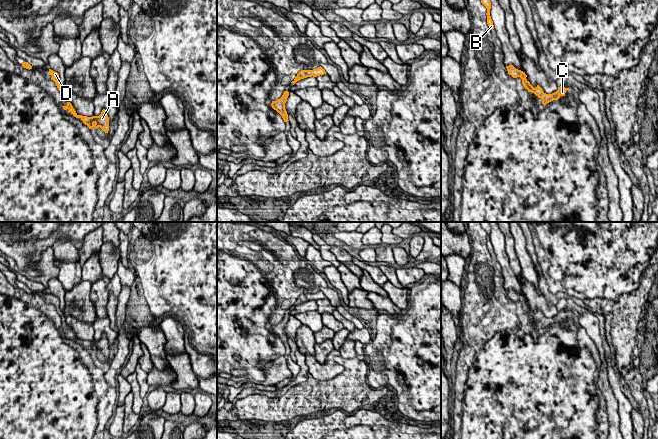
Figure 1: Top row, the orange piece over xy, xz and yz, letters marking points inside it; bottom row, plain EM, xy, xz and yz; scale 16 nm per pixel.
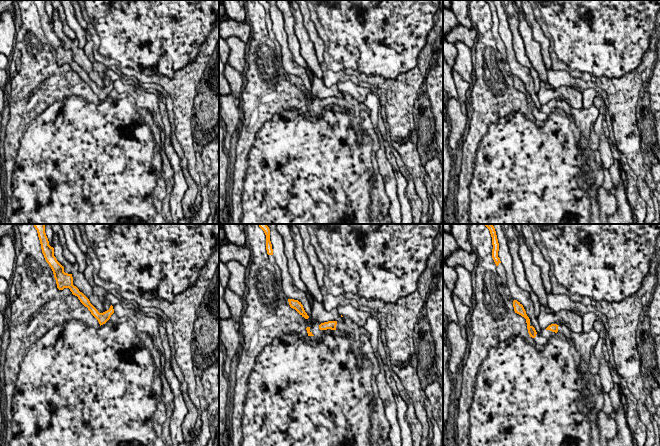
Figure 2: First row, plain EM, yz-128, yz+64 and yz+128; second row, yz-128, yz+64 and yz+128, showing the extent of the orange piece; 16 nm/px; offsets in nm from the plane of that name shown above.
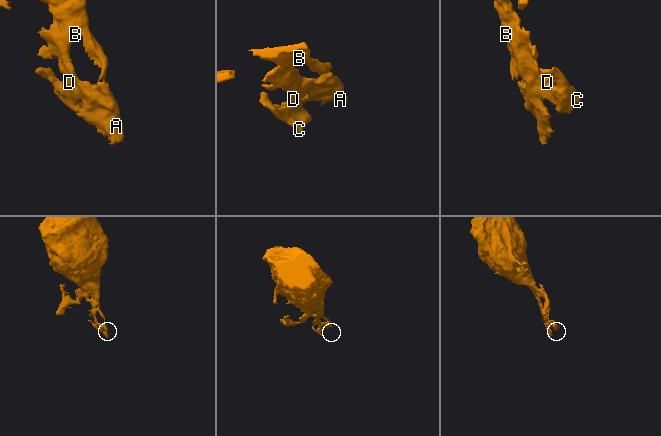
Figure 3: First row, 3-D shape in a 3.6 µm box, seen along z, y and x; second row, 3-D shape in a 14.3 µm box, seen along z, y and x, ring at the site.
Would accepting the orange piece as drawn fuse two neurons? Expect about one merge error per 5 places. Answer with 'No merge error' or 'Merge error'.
No merge error

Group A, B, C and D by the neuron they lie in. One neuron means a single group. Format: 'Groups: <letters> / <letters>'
Groups: A B C D

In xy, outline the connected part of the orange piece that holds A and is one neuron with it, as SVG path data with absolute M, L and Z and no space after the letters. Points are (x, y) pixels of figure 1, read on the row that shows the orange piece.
M67 102L67 105L62 107L64 110L68 109L74 117L80 118L83 121L83 123L89 127L89 129L92 129L93 127L97 129L98 127L100 127L105 133L108 133L109 117L105 109L102 110L99 116L87 117L78 115L70 102Z

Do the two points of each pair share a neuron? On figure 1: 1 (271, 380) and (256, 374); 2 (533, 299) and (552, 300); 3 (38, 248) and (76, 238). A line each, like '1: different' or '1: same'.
1: different
2: different
3: same

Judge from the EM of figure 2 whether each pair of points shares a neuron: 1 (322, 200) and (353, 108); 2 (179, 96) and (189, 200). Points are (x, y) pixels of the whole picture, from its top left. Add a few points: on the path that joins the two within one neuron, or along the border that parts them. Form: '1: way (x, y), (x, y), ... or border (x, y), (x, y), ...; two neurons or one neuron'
1: border (334, 106), (353, 118), (361, 111), (369, 116); two neurons
2: border (188, 173), (197, 186), (197, 195); two neurons

